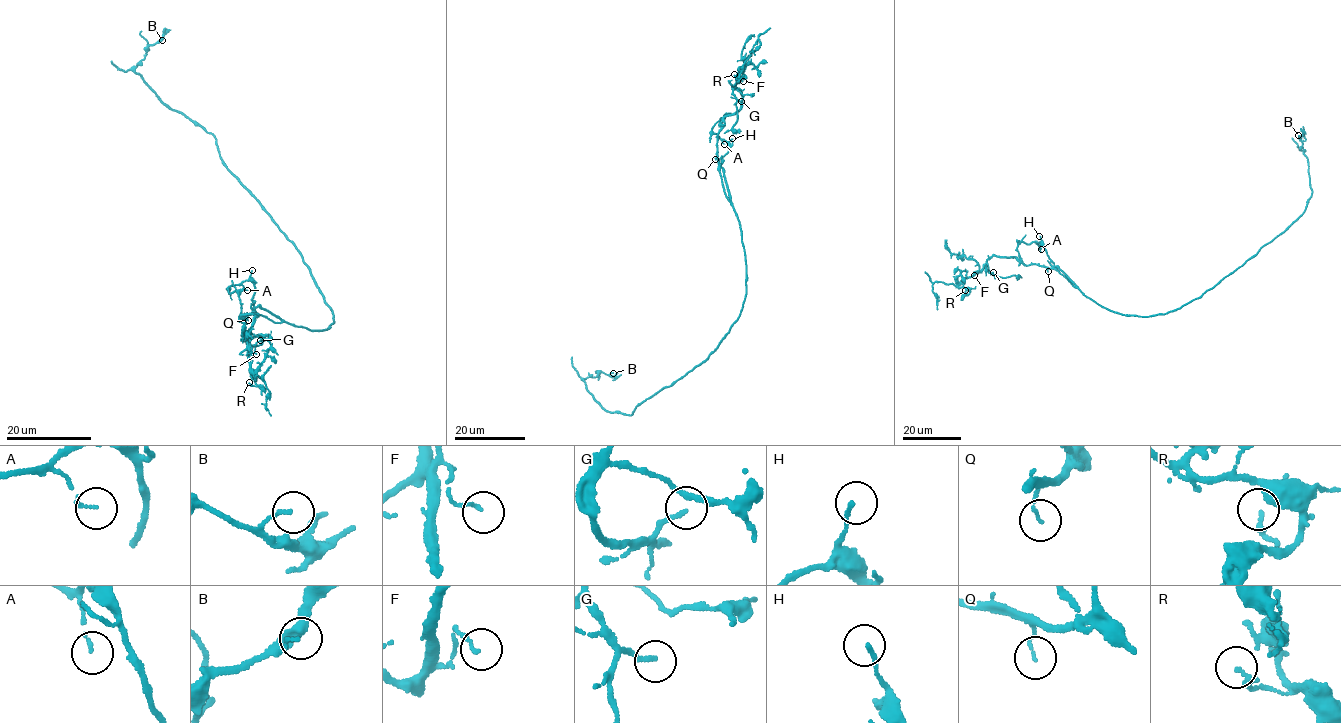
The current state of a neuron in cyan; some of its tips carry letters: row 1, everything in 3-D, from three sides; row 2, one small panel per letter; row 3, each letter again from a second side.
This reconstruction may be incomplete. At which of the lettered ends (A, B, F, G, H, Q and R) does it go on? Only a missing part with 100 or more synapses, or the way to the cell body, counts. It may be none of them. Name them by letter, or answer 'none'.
none

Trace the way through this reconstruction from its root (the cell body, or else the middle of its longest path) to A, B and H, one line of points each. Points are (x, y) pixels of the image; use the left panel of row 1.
A: (332, 314), (334, 321), (326, 330), (310, 330), (253, 305), (254, 284), (248, 280), (241, 283), (247, 290)
B: (332, 314), (298, 251), (229, 172), (213, 135), (169, 107), (135, 72), (148, 46), (162, 40)
H: (332, 314), (334, 321), (326, 330), (313, 331), (256, 307), (252, 299), (252, 270)

